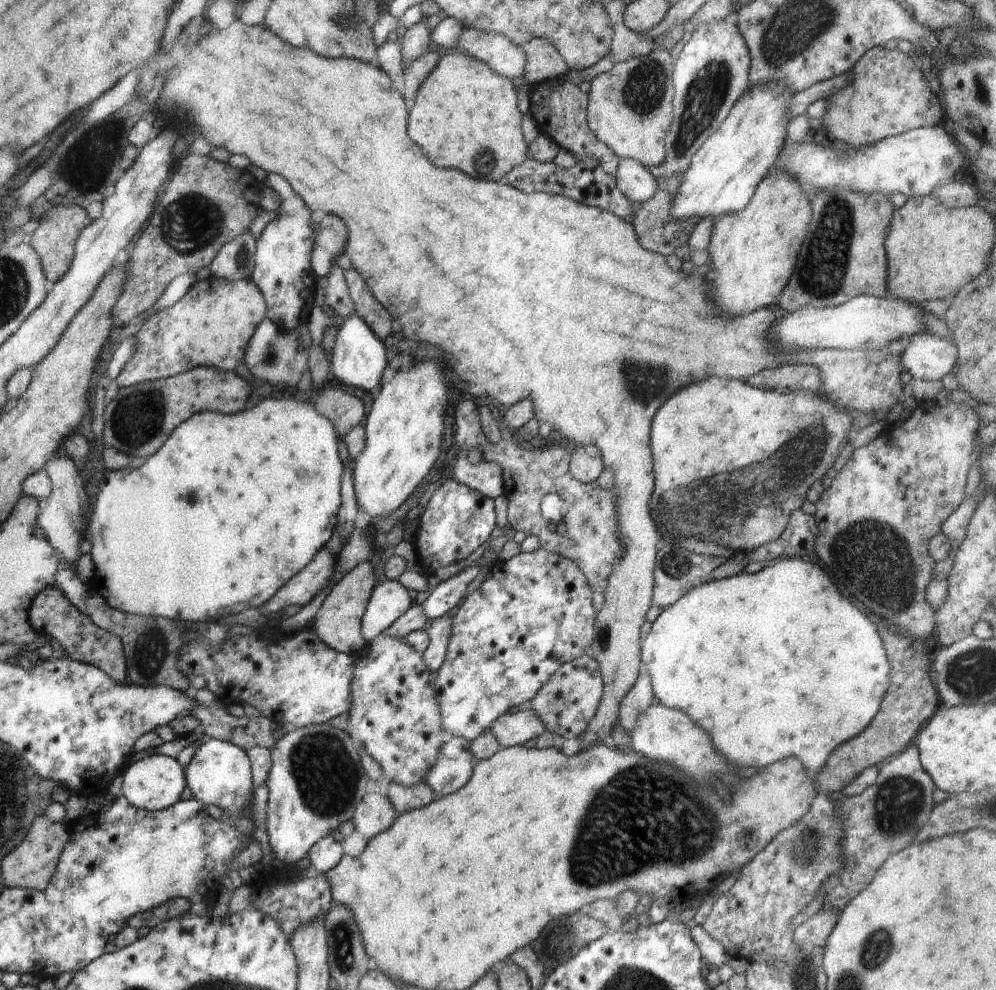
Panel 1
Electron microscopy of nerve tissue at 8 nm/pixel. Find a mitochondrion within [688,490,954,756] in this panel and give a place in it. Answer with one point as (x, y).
(874, 560)

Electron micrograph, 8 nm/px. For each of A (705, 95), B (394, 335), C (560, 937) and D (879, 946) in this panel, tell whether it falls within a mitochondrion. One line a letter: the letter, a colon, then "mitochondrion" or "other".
A: mitochondrion
B: other
C: mitochondrion
D: mitochondrion

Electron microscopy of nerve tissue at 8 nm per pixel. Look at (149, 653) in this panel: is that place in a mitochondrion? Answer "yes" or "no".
yes

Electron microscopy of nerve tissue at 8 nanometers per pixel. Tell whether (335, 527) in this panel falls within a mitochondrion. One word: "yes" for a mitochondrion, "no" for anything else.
no

